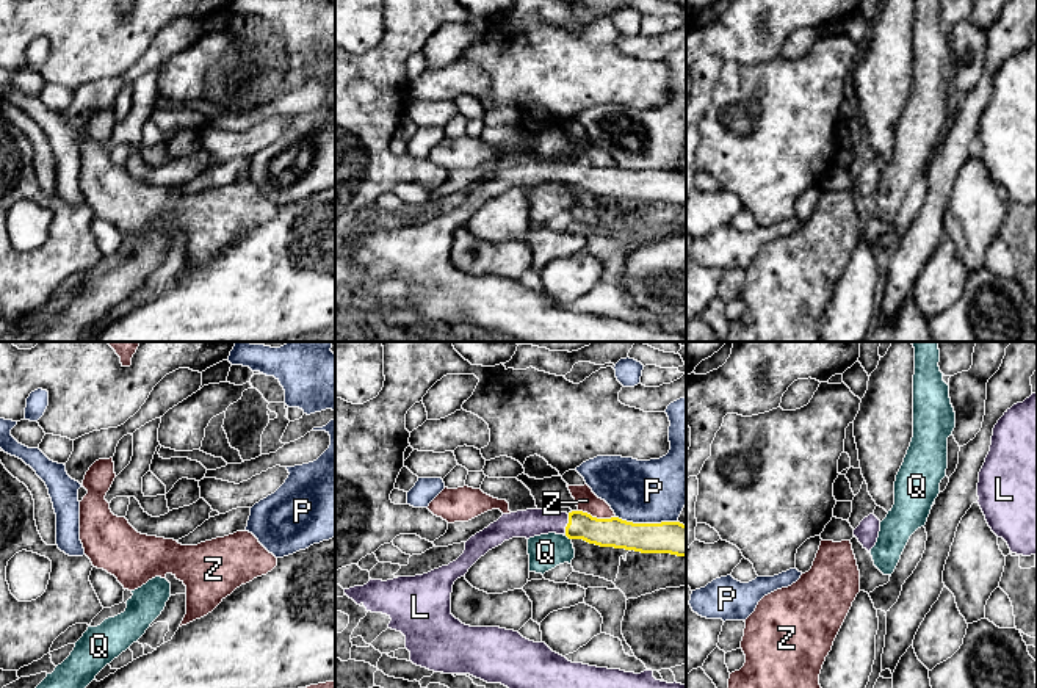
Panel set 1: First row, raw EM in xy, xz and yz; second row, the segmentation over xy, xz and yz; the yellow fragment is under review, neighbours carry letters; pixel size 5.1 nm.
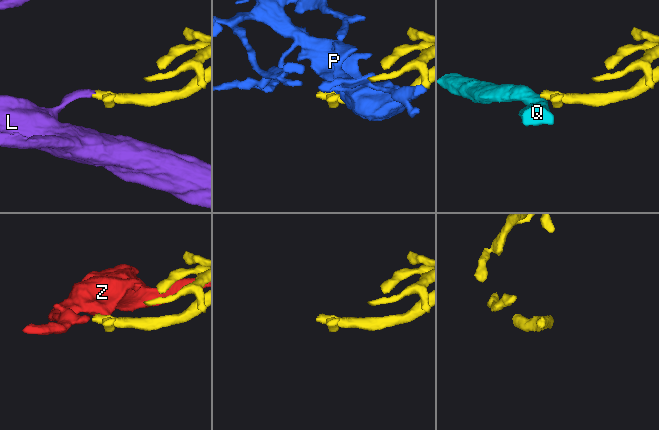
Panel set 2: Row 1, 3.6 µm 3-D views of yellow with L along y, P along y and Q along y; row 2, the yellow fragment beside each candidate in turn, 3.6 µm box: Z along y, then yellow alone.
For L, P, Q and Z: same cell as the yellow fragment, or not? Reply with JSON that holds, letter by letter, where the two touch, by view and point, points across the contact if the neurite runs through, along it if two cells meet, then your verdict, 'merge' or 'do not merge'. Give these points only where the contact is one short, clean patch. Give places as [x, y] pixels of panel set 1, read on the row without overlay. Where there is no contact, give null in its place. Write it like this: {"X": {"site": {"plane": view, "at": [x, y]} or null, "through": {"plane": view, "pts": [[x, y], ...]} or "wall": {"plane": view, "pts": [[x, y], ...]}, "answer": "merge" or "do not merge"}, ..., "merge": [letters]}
{"L": {"site": {"plane": "xz", "at": [567, 174]}, "through": {"plane": "xz", "pts": [[614, 181], [567, 174], [527, 173]]}, "answer": "merge"}, "P": {"site": {"plane": "xz", "at": [647, 173]}, "answer": "do not merge"}, "Q": {"site": {"plane": "xz", "at": [569, 187]}, "wall": {"plane": "xz", "pts": [[566, 184], [570, 188]]}, "answer": "do not merge"}, "Z": {"site": {"plane": "xz", "at": [596, 166]}, "wall": {"plane": "xz", "pts": [[578, 159], [597, 166], [614, 166]]}, "answer": "do not merge"}, "merge": ["L"]}

